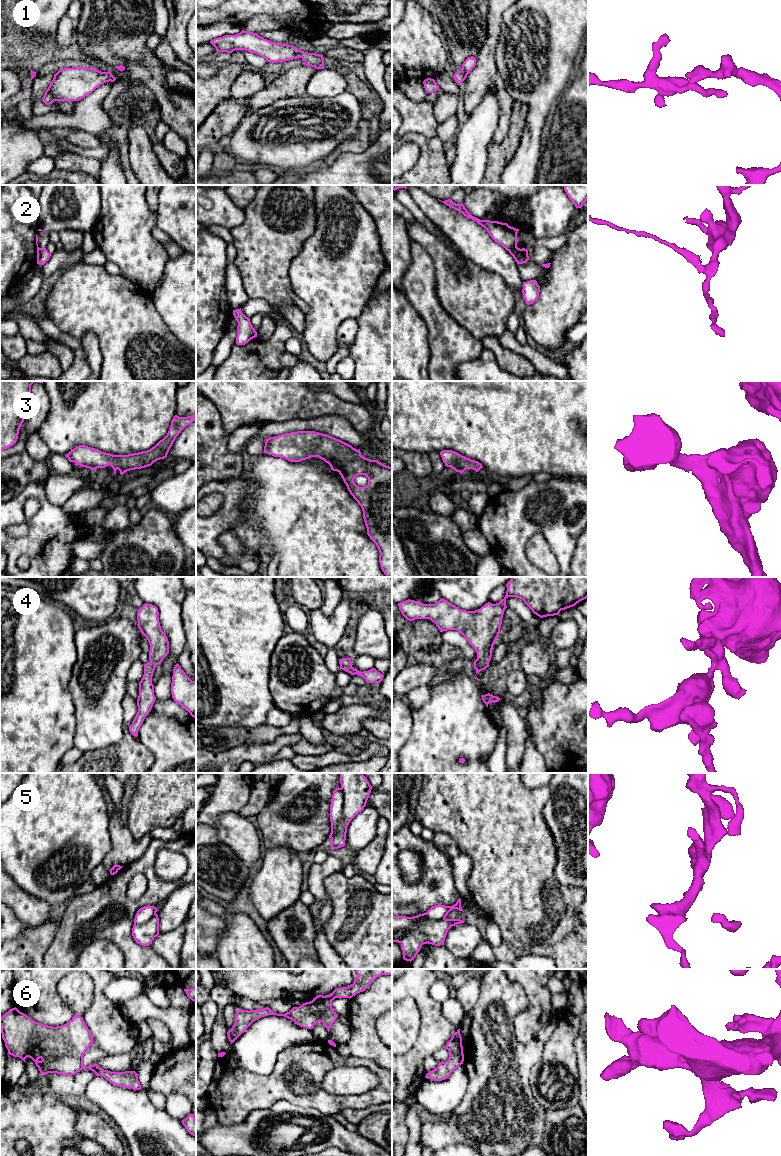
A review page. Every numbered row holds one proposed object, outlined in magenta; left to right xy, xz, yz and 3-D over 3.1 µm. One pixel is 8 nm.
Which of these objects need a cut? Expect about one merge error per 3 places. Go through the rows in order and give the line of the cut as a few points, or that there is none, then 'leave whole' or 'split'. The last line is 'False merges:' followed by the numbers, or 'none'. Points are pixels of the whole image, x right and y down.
1: no cut; leave whole
2: cut in yz along (512, 253), (518, 251), (522, 257), (528, 259); split
3: no cut; leave whole
4: no cut; leave whole
5: cut in xz along (340, 788), (342, 793), (342, 819), (333, 825); split
6: no cut; leave whole
False merges: 2, 5

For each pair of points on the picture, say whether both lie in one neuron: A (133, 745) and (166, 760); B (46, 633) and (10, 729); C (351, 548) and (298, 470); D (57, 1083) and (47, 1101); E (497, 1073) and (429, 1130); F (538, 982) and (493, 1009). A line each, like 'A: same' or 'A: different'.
A: different
B: same
C: same
D: different
E: same
F: different

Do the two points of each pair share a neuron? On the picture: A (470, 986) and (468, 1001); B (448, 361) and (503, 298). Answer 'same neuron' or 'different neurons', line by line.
A: same neuron
B: different neurons

